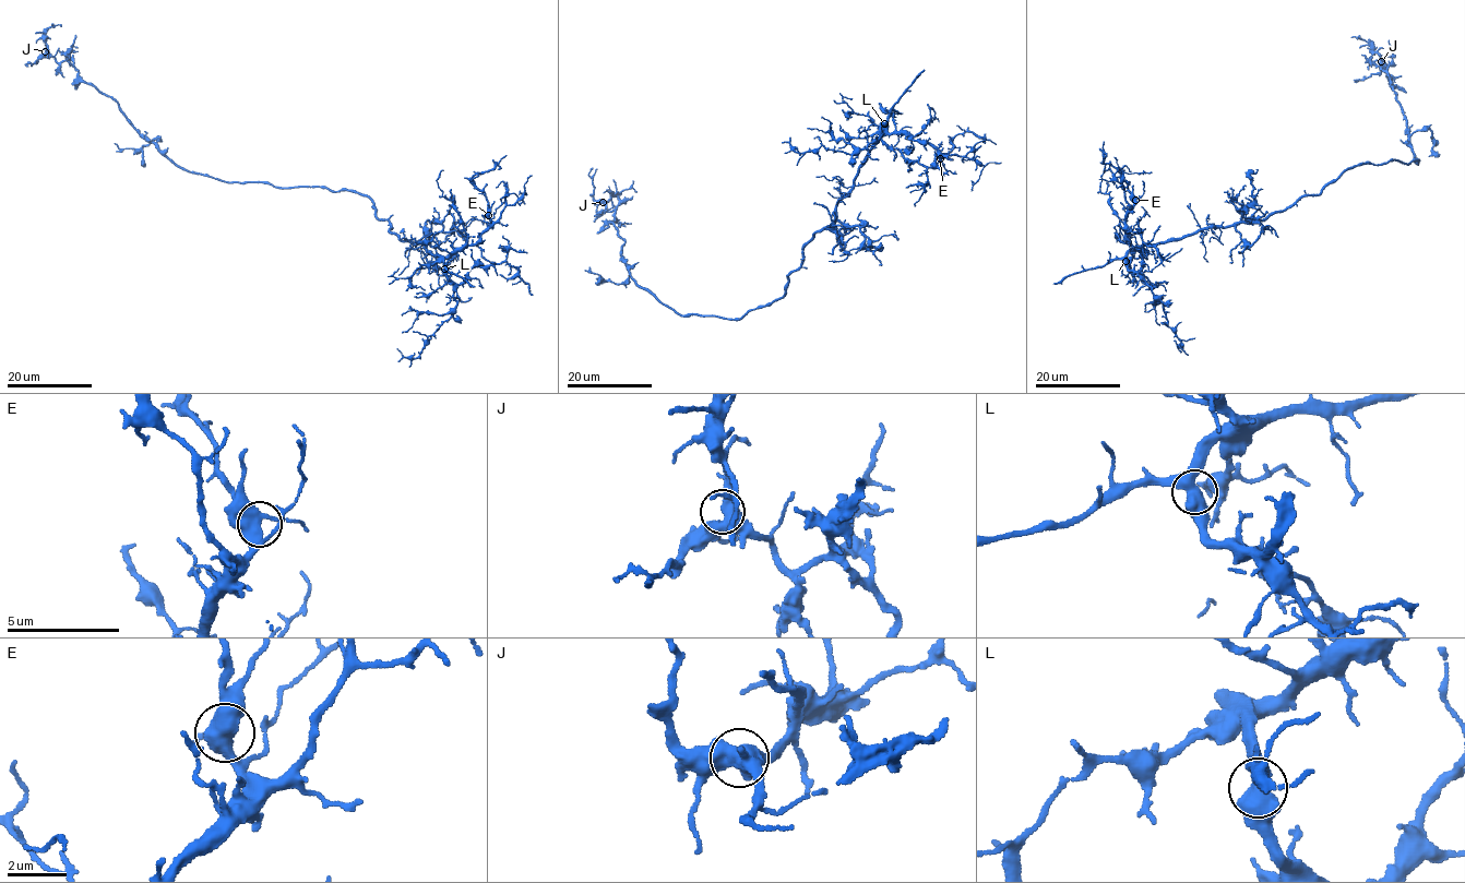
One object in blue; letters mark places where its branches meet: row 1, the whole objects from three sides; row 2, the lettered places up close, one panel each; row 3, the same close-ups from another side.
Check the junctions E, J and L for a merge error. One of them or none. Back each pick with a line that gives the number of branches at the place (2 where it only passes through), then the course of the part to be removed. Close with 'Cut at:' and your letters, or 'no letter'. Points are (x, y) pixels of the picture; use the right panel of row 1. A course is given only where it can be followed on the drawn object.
Cut at: no letter

